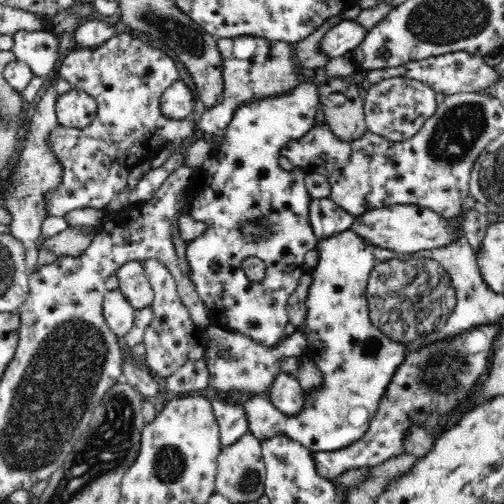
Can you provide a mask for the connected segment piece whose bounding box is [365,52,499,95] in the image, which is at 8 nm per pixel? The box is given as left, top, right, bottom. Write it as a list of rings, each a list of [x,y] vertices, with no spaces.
[[[452,52],[452,54],[442,54],[442,56],[430,56],[430,58],[424,58],[424,60],[408,62],[404,66],[365,72],[368,85],[375,85],[383,80],[396,77],[419,80],[426,83],[432,90],[442,92],[445,95],[476,92],[480,88],[488,88],[494,80],[499,78],[495,68],[485,64],[482,56],[469,54],[468,52]]]

